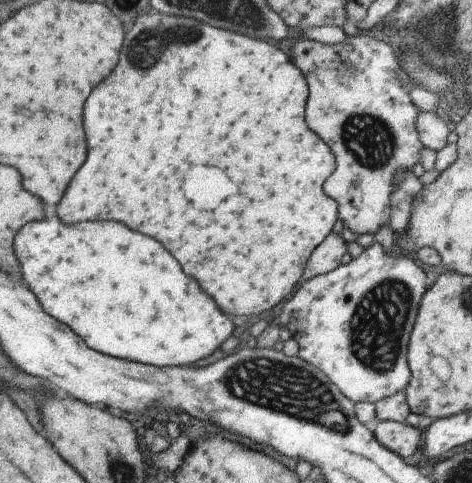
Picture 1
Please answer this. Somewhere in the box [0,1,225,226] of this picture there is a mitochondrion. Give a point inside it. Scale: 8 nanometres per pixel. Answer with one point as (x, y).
(148, 45)

